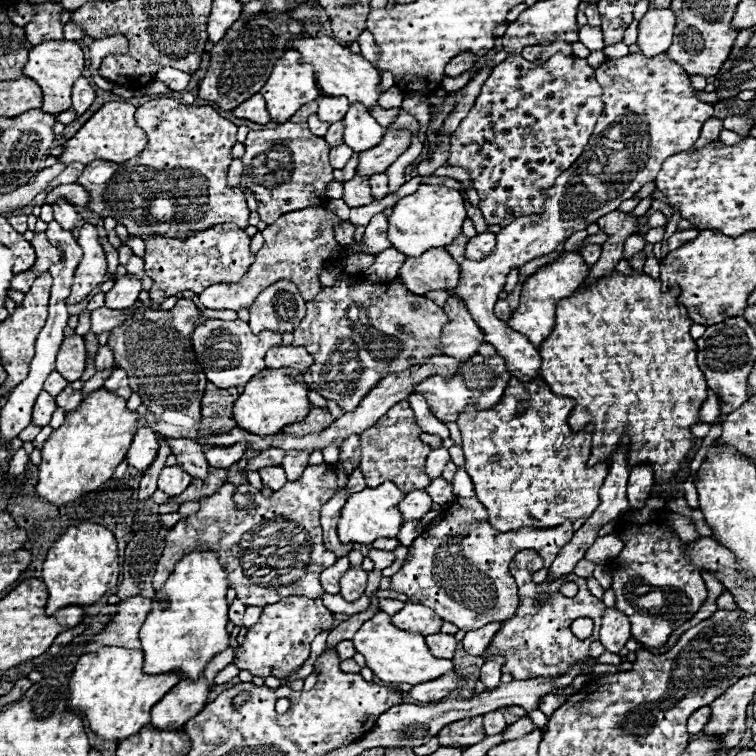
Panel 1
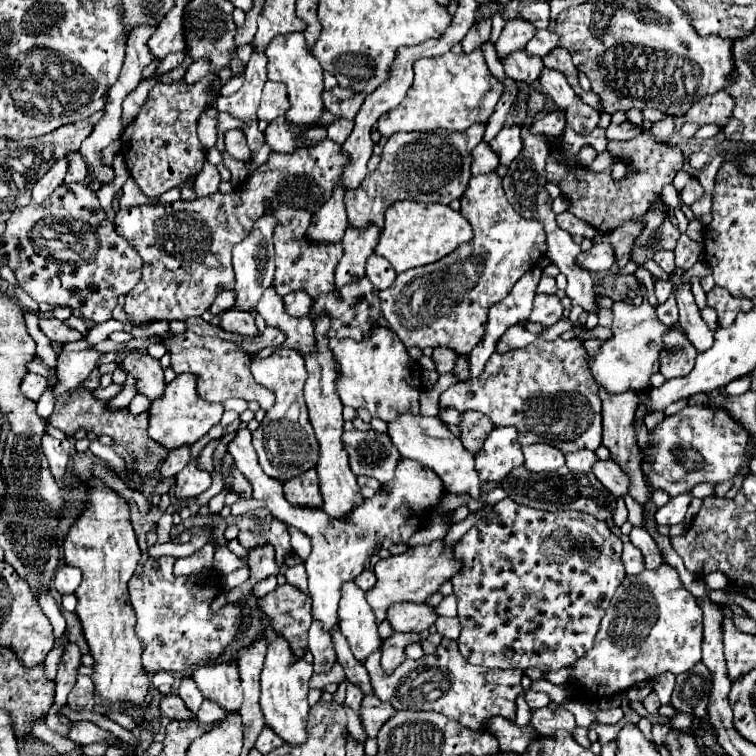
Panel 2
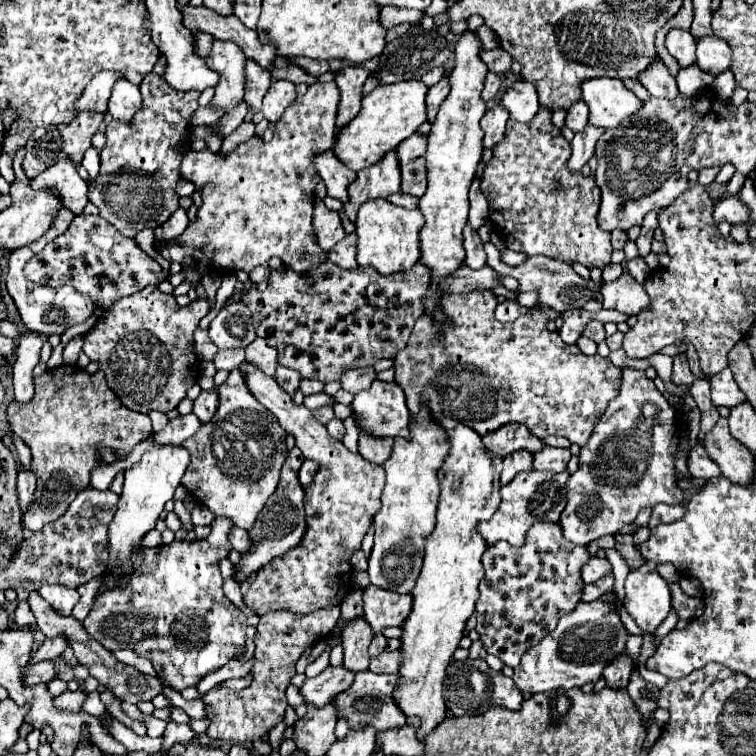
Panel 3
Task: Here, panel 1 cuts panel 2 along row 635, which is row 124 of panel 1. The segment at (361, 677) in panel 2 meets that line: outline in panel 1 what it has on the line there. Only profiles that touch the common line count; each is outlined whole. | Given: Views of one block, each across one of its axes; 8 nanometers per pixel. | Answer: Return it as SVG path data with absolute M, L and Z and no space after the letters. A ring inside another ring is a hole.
M336 122L336 124L332 124L330 128L328 128L328 134L324 136L324 140L334 148L334 146L340 146L340 144L344 144L344 140L342 140L342 122Z

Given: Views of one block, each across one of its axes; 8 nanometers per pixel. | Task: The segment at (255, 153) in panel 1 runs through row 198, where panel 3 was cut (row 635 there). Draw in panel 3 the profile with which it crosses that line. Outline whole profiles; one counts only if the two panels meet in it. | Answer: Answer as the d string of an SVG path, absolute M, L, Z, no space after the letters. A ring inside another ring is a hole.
M322 608L318 612L298 616L286 610L276 610L260 616L258 634L256 634L256 652L254 652L254 680L252 684L242 690L226 690L226 688L212 688L202 700L208 704L208 718L212 724L208 726L208 736L214 740L230 740L230 742L256 742L266 732L270 732L278 722L284 720L284 712L288 708L286 702L286 688L290 678L296 674L294 664L302 656L302 652L312 646L314 642L326 638L340 620L340 608Z

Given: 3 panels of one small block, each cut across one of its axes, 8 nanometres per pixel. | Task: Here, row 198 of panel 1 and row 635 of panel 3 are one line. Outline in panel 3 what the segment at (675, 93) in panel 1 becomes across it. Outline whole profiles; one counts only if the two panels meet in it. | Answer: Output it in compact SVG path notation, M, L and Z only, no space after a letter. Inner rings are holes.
M594 600L594 602L580 602L570 614L566 614L564 618L560 618L558 620L558 626L556 626L556 630L552 630L548 636L544 636L536 646L532 646L524 656L522 656L522 660L520 660L520 666L518 668L514 668L514 676L512 676L512 680L514 680L514 684L516 684L516 688L522 692L522 694L526 694L526 692L530 692L530 694L536 694L536 692L548 692L548 690L552 690L552 688L564 688L564 690L570 690L570 688L578 688L578 686L584 686L586 682L596 682L600 676L602 676L602 670L604 670L604 666L606 666L606 662L610 662L610 660L614 660L618 654L622 654L624 650L626 650L626 638L628 638L628 630L622 626L622 622L620 622L620 616L618 616L618 612L616 612L616 606L618 606L620 602L616 602L616 604L608 604L608 602L602 602L602 600Z

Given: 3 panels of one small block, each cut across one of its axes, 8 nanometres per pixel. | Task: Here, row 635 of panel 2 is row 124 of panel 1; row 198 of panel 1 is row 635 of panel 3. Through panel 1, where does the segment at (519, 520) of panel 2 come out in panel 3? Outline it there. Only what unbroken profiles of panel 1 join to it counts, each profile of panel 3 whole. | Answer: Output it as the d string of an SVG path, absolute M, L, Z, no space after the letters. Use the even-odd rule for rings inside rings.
M536 522L526 534L526 544L520 548L508 542L490 546L482 556L486 574L480 582L480 596L476 600L476 632L486 652L498 656L506 666L516 668L522 654L550 634L558 618L574 610L580 602L584 586L580 570L588 560L590 554L586 546L566 542L560 526L552 522Z

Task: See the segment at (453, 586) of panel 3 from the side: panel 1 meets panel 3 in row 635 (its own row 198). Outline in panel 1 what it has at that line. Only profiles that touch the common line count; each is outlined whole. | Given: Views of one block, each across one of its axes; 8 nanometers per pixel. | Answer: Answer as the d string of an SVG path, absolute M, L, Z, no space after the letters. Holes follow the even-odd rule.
M420 184L420 188L414 194L396 202L392 216L388 218L388 240L398 252L406 256L420 256L430 248L442 248L454 242L456 236L462 232L464 220L466 208L464 198L458 190L446 186Z

